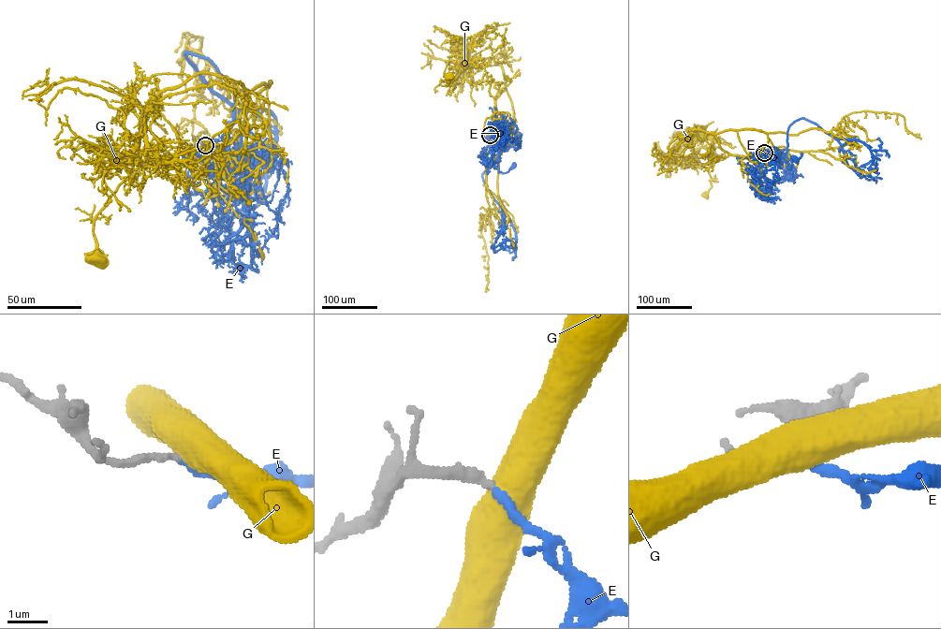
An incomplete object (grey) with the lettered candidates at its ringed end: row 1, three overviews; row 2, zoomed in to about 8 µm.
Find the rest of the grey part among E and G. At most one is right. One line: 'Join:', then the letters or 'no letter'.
Join: E

